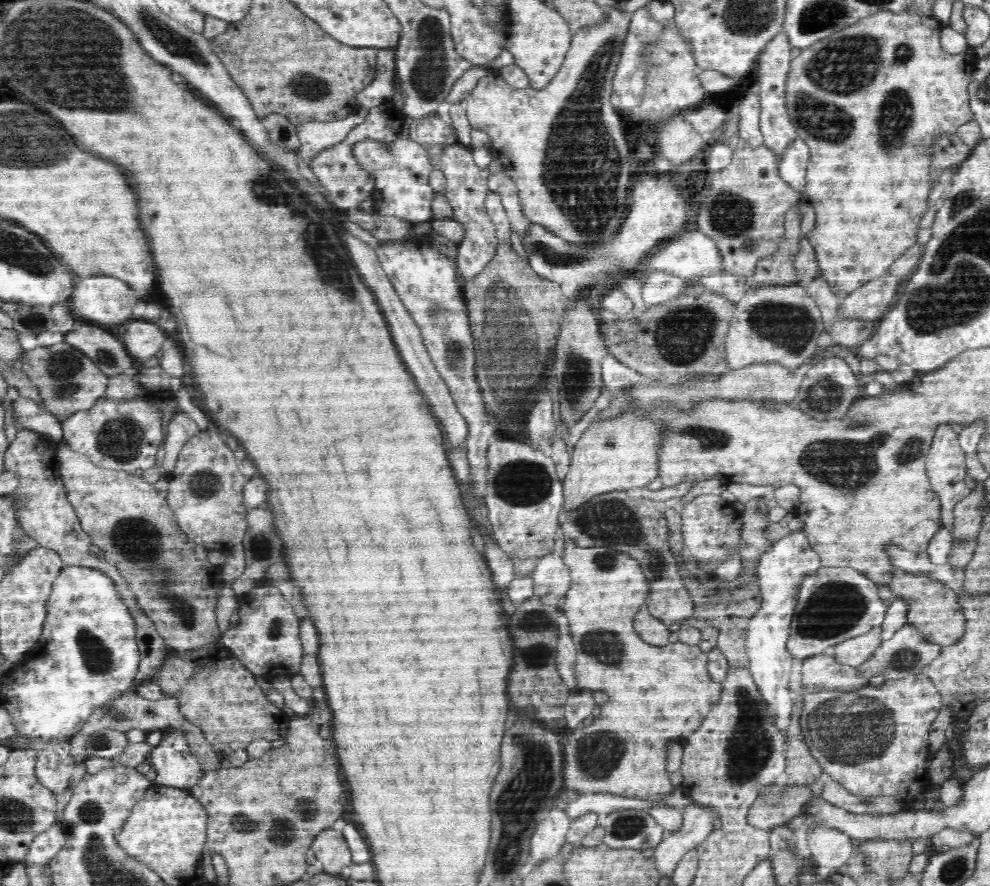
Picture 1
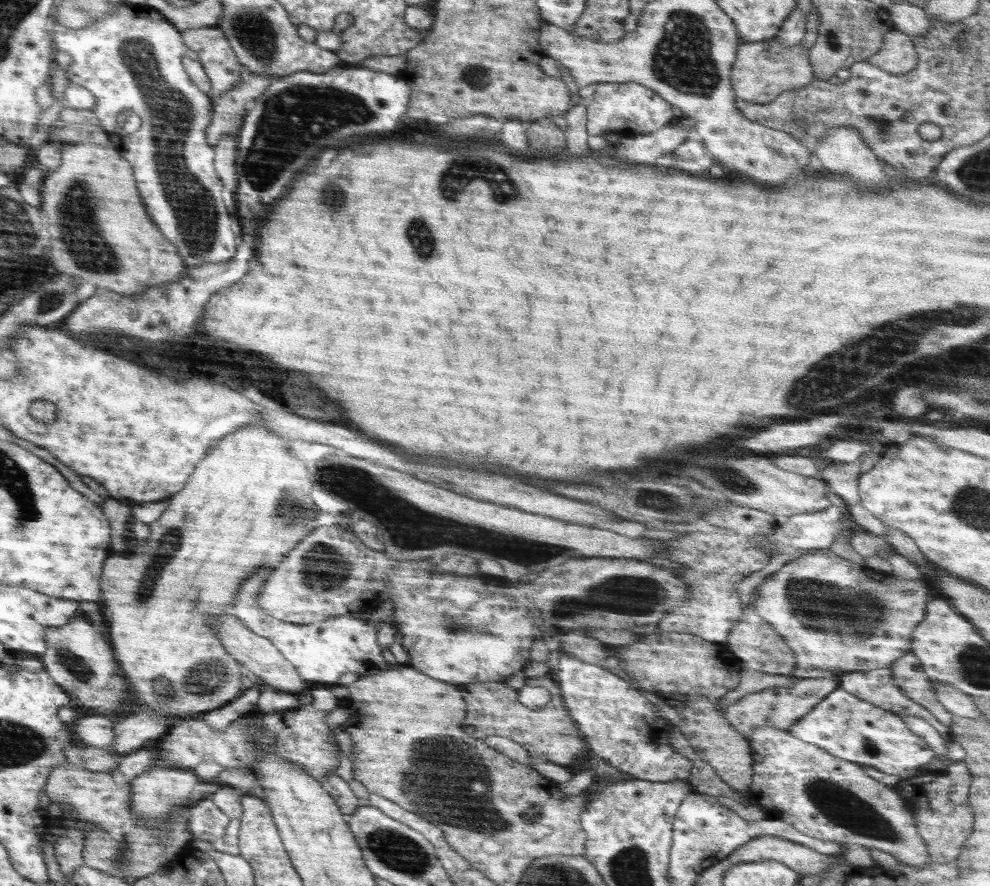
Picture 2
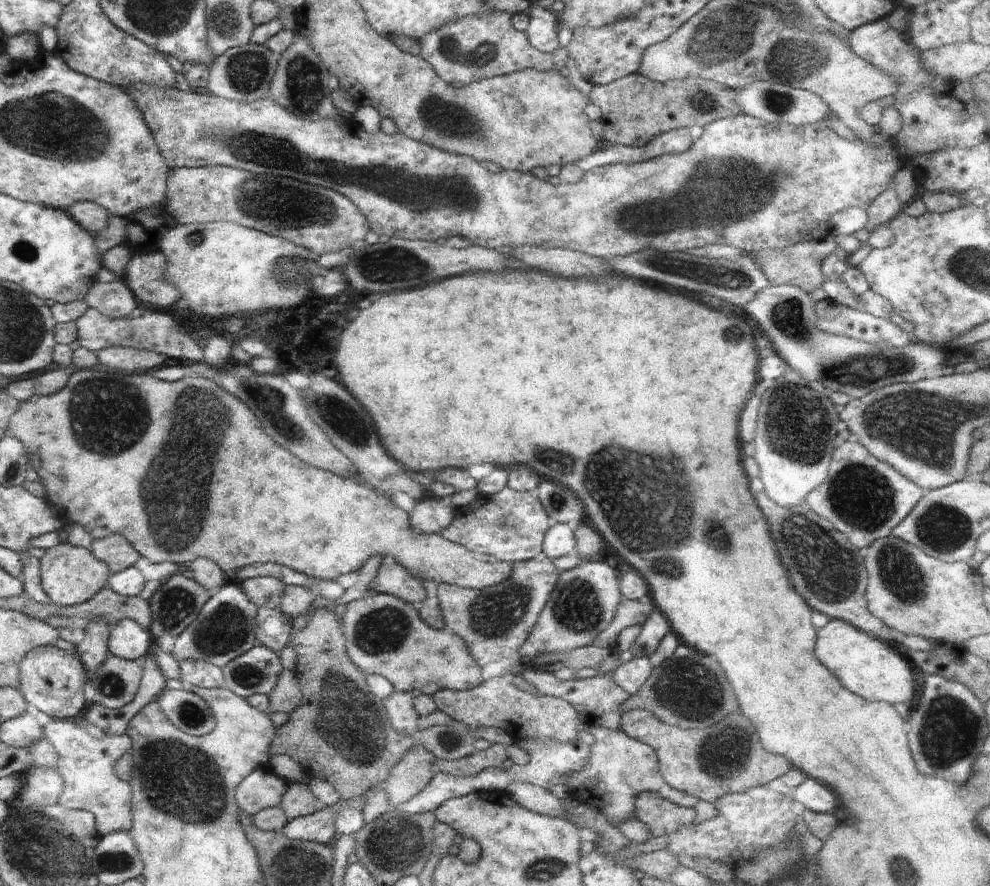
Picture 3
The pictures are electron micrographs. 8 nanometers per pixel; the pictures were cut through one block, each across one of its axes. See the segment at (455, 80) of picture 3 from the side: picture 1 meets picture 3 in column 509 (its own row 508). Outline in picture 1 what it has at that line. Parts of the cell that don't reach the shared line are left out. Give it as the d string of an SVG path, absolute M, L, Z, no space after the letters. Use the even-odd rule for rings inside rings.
M20 429L10 443L5 457L5 470L15 472L19 476L18 488L10 494L14 501L13 507L17 514L17 521L24 531L38 541L38 546L54 550L62 557L65 566L81 566L98 569L110 576L116 584L116 590L120 592L124 604L132 612L132 618L136 622L136 632L156 632L154 622L144 616L144 612L138 608L134 594L130 592L126 580L122 580L120 572L104 562L102 558L90 553L90 544L93 544L90 536L81 528L77 514L67 499L62 477L60 477L60 465L57 461L56 441L50 440L42 432L32 429ZM23 502L23 503L22 503Z

